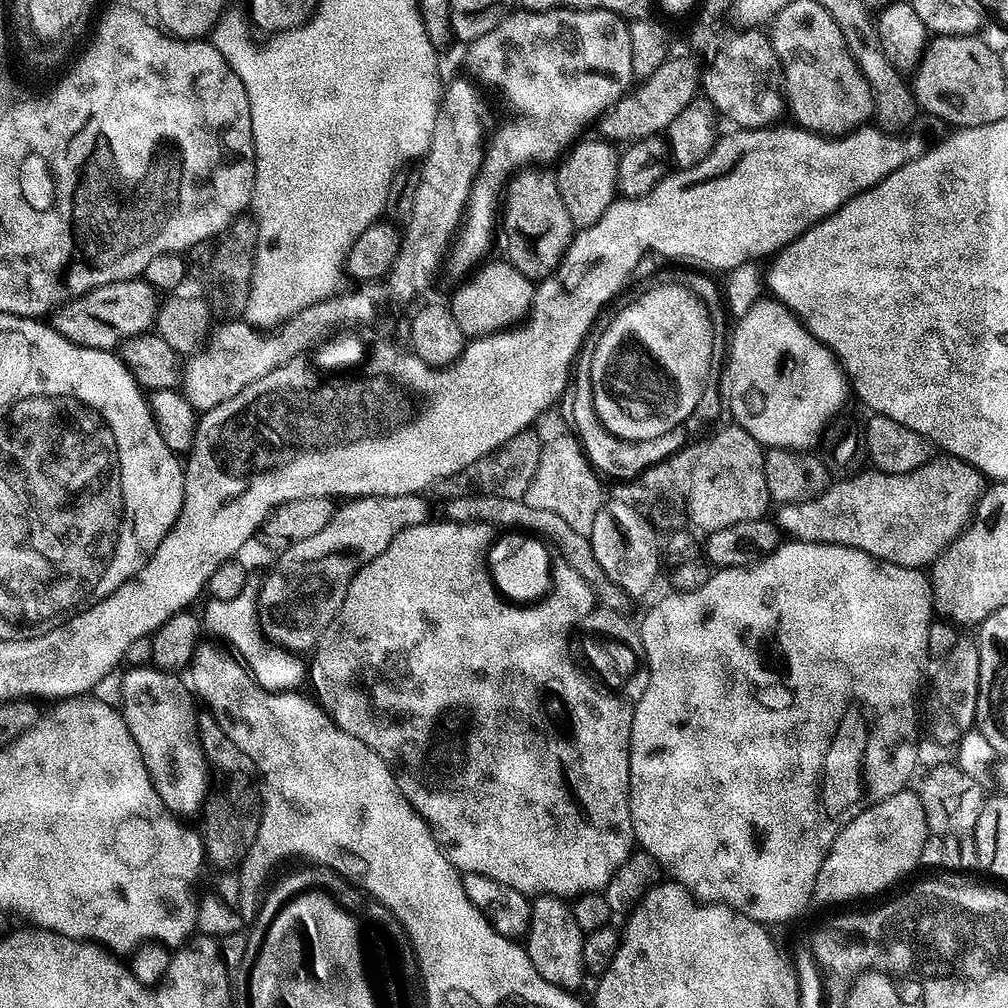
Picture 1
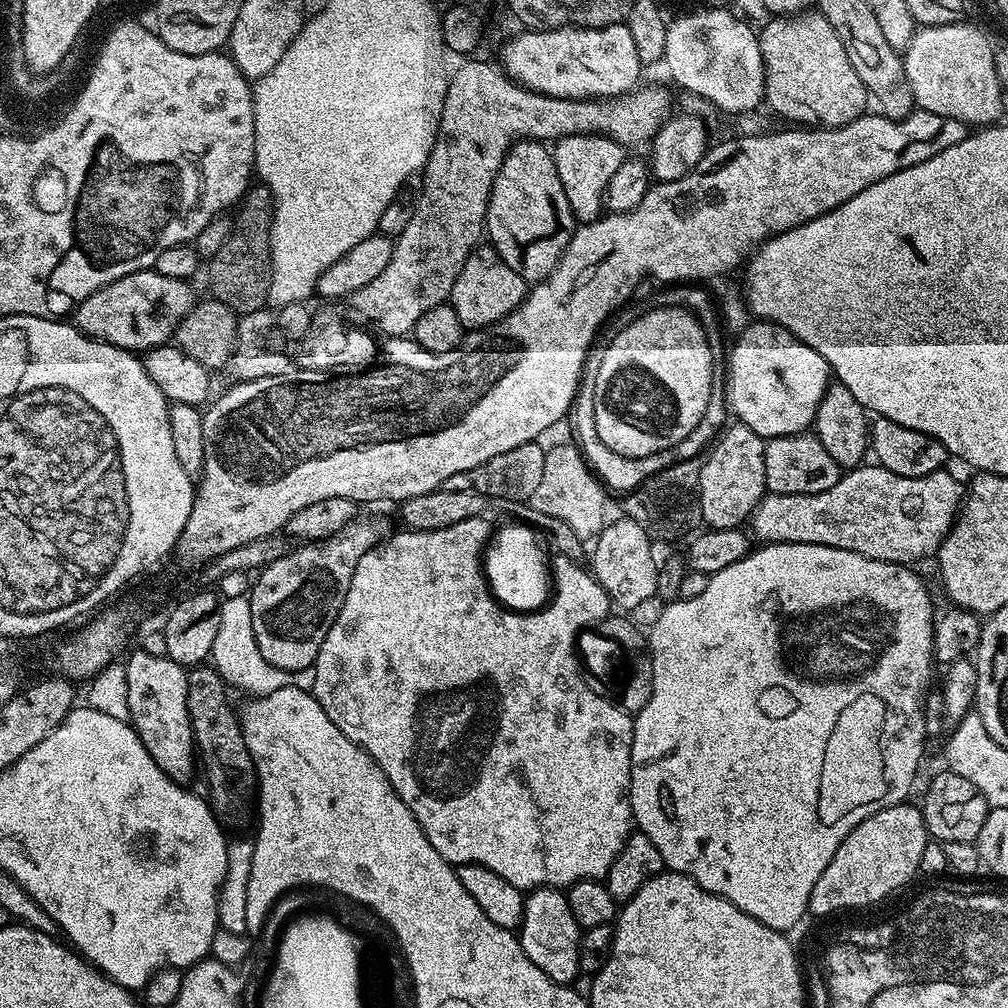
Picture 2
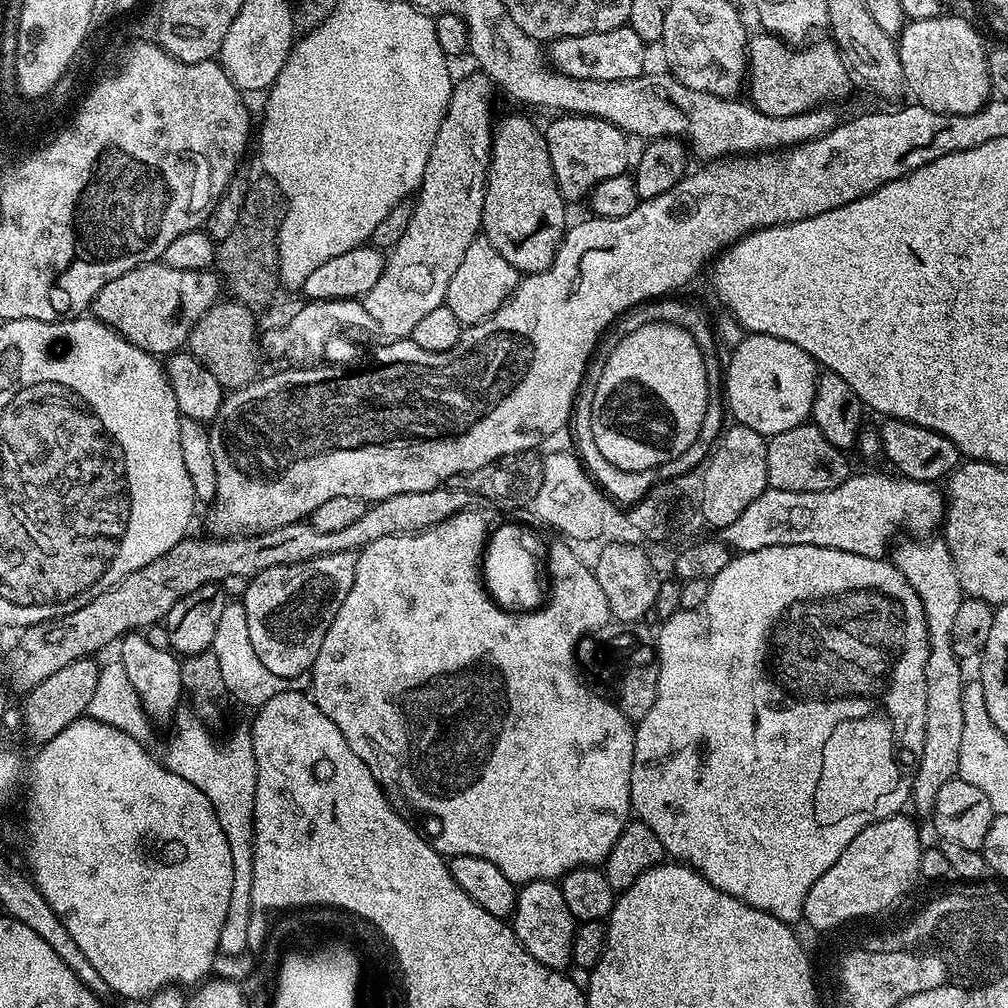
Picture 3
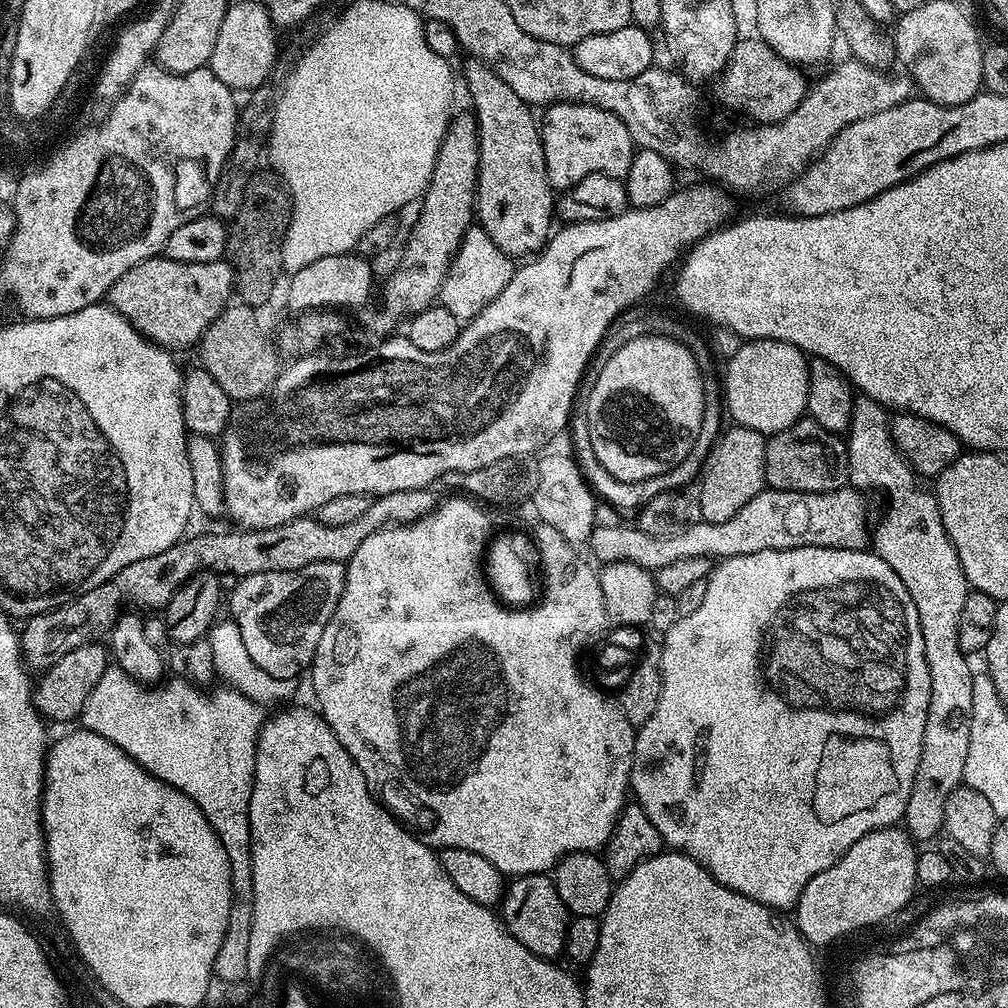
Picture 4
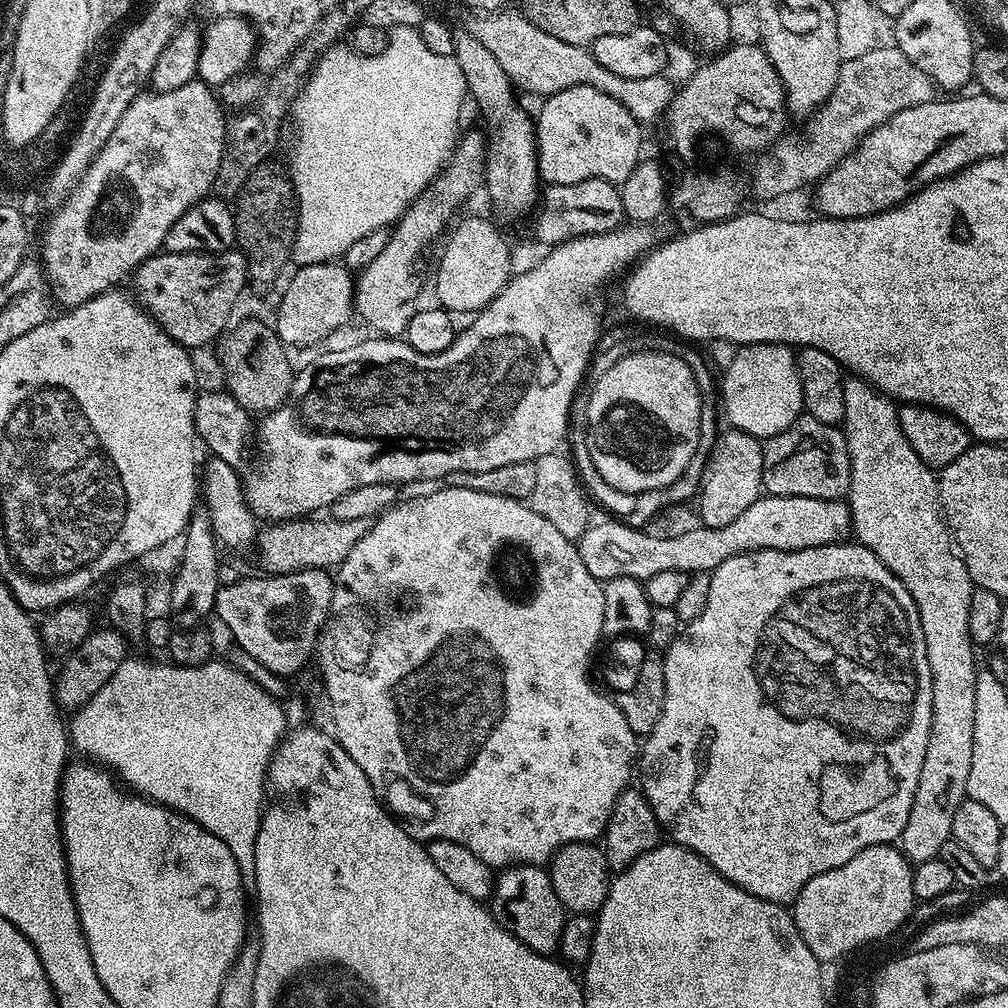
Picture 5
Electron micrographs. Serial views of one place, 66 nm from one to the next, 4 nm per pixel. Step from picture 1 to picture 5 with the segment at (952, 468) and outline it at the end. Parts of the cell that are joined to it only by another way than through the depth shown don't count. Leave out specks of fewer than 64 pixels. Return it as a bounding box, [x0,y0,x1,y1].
[578,494,853,581]

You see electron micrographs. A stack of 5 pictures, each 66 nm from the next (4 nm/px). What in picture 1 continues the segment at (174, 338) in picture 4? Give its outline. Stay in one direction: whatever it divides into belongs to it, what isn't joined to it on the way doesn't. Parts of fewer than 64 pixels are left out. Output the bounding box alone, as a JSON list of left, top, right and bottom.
[50,278,157,350]

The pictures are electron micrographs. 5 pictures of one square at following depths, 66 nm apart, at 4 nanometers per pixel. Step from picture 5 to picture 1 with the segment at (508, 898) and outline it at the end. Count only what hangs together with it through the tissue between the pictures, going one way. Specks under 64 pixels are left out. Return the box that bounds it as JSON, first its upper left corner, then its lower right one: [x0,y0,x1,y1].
[526,896,586,990]

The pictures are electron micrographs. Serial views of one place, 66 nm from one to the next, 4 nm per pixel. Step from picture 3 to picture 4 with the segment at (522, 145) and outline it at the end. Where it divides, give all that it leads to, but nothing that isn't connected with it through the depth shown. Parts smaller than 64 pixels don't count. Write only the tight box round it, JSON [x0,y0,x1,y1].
[462,57,554,258]

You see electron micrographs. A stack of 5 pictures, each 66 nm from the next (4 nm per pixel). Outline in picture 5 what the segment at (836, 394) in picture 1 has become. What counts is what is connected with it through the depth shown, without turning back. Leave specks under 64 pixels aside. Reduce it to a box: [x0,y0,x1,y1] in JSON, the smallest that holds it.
[722,344,804,438]

